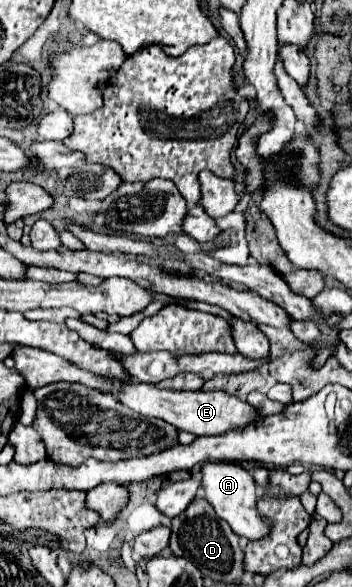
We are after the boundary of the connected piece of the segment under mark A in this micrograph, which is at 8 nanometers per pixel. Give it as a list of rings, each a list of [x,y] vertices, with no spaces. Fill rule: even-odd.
[[[216,462],[216,464],[204,464],[202,466],[202,490],[206,494],[206,500],[214,506],[216,514],[230,524],[230,528],[248,540],[260,540],[270,534],[272,526],[266,518],[260,516],[256,508],[256,482],[248,470],[244,470],[240,464],[232,462]]]

